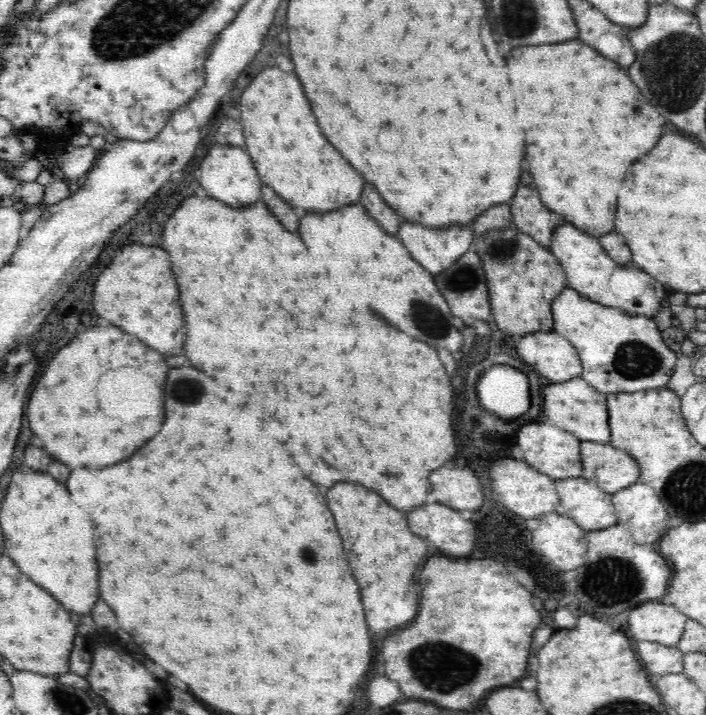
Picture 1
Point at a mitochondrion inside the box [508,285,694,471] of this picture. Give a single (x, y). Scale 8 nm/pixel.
(632, 360)

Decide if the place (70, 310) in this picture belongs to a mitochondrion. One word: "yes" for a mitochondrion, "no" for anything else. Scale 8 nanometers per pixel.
no

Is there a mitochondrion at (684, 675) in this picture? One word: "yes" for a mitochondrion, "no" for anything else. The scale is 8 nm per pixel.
no

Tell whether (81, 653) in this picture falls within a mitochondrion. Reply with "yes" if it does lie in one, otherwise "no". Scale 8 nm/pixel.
no

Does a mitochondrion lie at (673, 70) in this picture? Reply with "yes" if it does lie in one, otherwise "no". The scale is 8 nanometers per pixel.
yes

